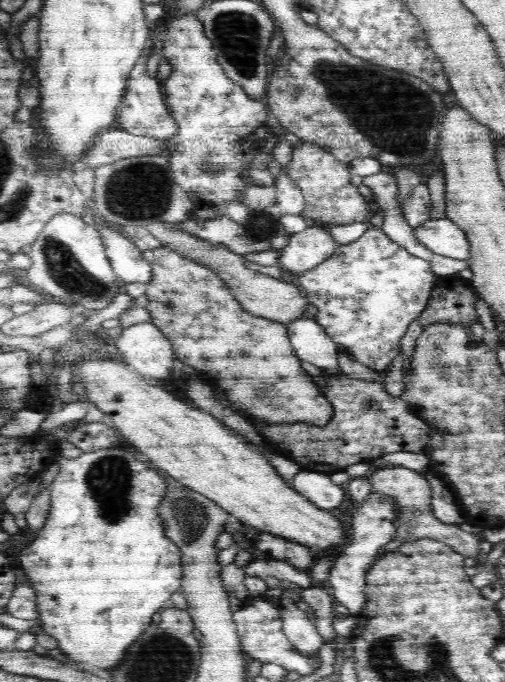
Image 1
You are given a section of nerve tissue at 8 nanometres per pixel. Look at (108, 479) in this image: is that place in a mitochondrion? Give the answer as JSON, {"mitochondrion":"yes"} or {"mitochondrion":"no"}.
{"mitochondrion":"yes"}

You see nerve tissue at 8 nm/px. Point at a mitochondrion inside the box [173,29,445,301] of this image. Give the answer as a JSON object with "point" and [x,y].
{"point":[397,116]}

